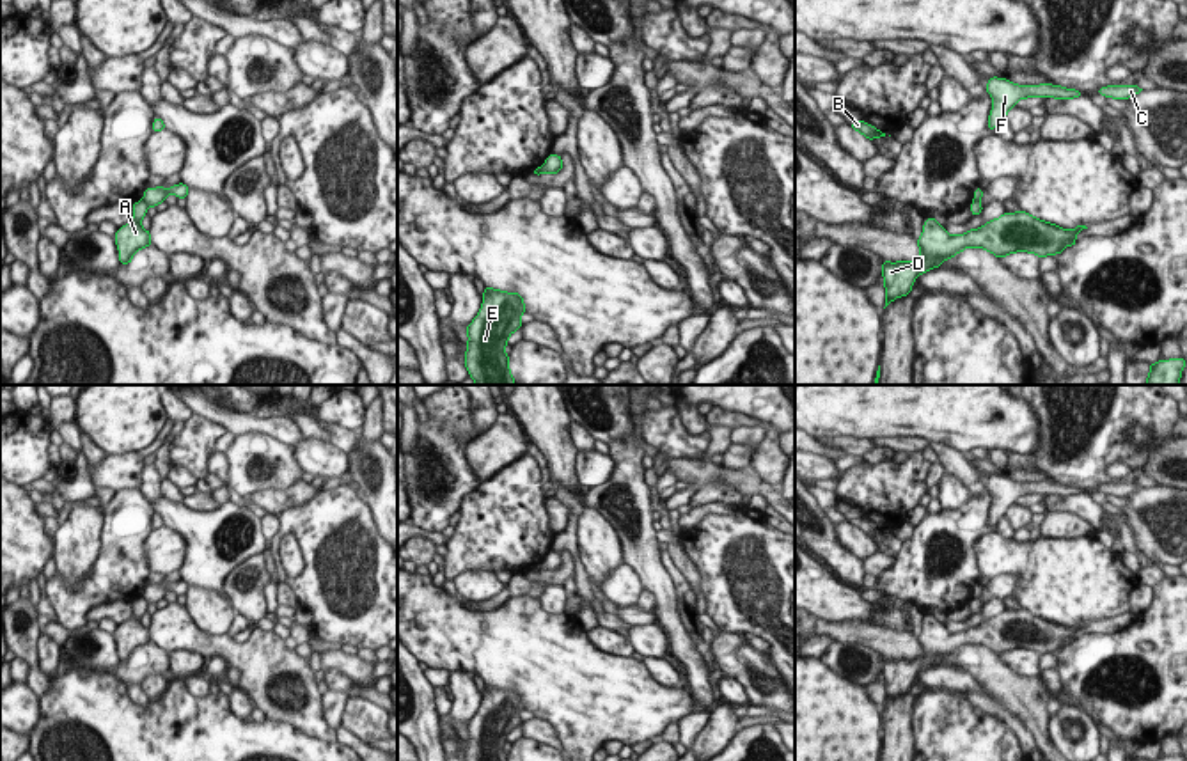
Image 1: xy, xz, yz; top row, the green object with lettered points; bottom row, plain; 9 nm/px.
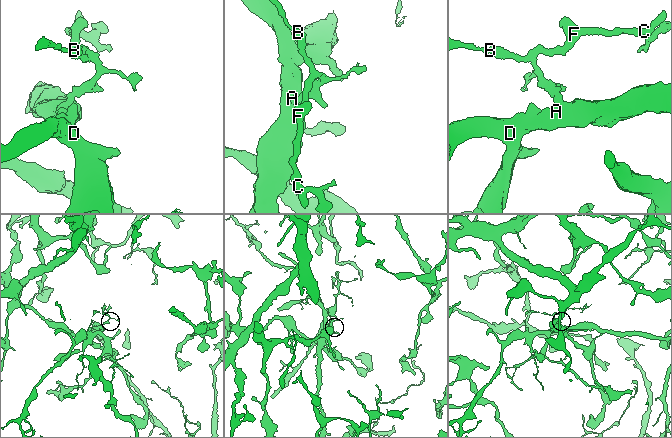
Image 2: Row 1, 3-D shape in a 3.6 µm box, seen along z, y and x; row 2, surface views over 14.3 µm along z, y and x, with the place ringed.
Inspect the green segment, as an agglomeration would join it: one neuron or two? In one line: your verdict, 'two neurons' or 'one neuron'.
two neurons

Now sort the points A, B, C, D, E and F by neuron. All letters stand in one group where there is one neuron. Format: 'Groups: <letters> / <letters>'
Groups: A D E / B C F.

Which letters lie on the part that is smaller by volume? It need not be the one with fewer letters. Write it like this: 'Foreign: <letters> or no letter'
Foreign: B, C, F.

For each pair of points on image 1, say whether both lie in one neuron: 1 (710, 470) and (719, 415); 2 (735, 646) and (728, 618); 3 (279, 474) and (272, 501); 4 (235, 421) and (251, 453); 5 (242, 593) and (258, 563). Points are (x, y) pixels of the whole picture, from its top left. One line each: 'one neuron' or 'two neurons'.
1: two neurons
2: two neurons
3: two neurons
4: two neurons
5: one neuron

